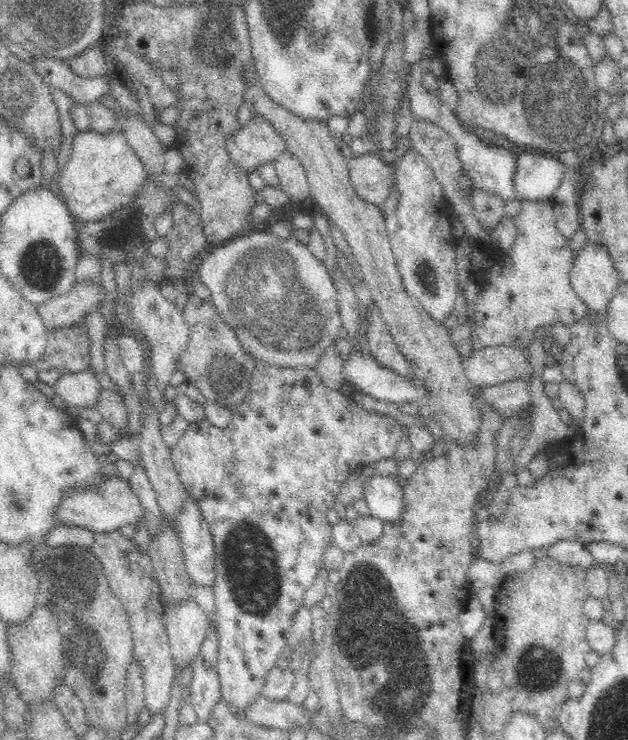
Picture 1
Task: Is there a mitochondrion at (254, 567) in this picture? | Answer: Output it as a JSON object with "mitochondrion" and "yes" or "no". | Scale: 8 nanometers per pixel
{"mitochondrion":"yes"}

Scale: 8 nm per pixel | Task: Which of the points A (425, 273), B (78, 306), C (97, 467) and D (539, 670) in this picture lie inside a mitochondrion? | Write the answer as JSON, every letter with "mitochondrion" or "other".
{"A":"mitochondrion","B":"other","C":"other","D":"mitochondrion"}

